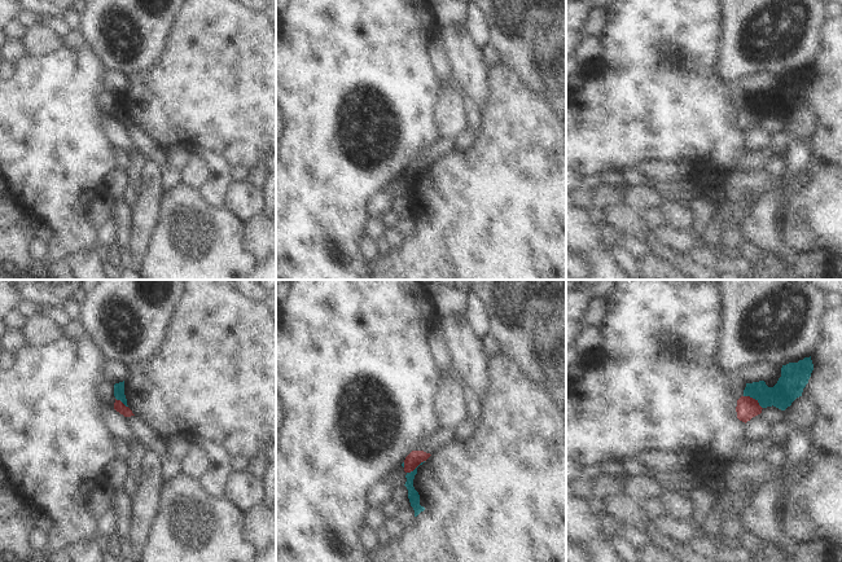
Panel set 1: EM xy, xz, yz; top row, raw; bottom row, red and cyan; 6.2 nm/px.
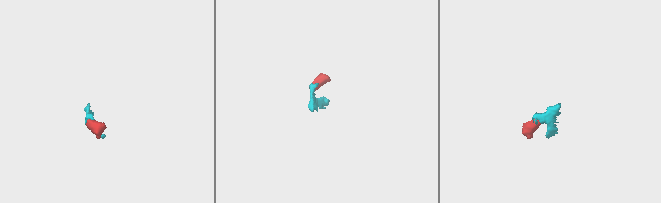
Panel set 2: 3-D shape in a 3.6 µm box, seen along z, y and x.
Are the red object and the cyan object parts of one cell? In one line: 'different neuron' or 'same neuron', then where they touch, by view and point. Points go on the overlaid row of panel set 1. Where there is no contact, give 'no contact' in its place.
different neuron; meets red in yz at (754, 399)

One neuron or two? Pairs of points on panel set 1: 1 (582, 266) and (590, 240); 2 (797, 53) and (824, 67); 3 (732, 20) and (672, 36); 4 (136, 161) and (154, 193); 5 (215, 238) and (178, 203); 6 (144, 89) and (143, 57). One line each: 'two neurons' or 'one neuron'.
1: two neurons
2: two neurons
3: two neurons
4: two neurons
5: one neuron
6: two neurons

